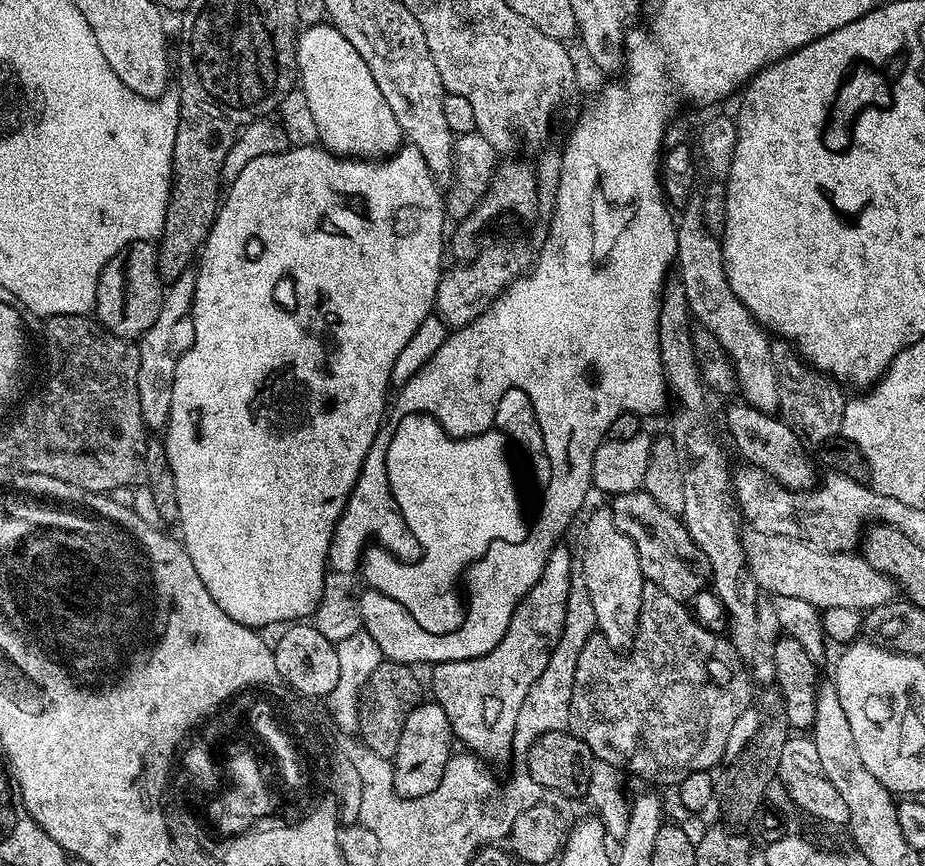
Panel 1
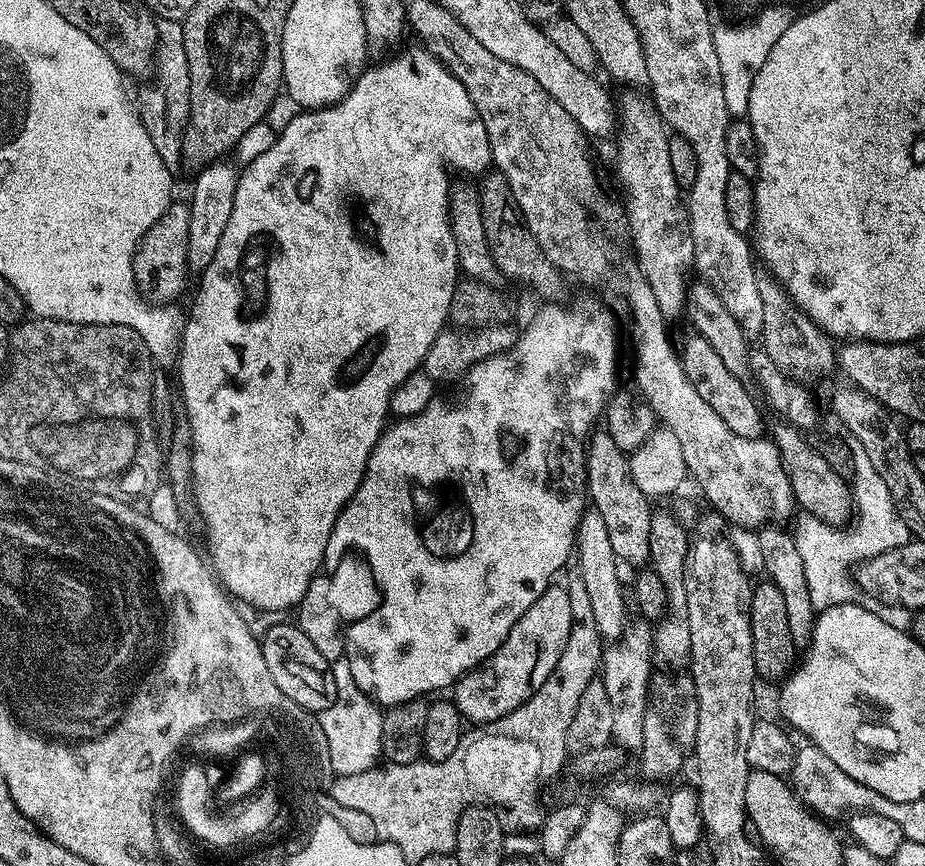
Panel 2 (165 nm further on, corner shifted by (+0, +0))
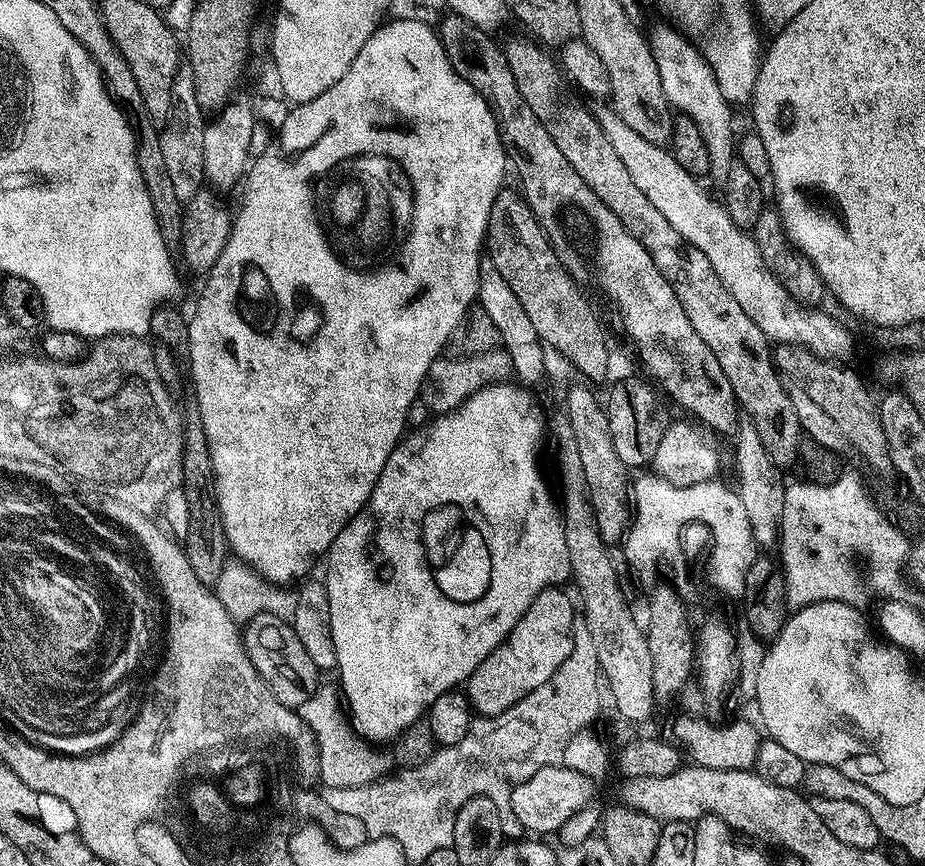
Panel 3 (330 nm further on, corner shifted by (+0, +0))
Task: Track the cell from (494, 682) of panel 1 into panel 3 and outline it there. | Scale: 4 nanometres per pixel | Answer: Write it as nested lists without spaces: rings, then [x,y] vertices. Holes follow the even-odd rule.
[[[560,586],[543,588],[530,602],[530,610],[518,618],[514,630],[487,658],[474,670],[474,674],[466,681],[466,695],[473,709],[480,716],[497,716],[514,706],[530,690],[538,690],[548,679],[570,658],[570,650],[574,646],[574,622],[578,612],[572,609],[572,600]]]

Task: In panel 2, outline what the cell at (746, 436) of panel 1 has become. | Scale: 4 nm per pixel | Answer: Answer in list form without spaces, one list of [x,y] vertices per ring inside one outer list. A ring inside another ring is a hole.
[[[695,334],[689,336],[689,340],[684,344],[684,354],[682,350],[682,363],[686,378],[690,378],[694,390],[702,394],[703,400],[710,402],[710,407],[717,412],[718,418],[722,418],[722,422],[726,422],[726,426],[730,426],[734,434],[742,434],[742,438],[763,437],[764,416],[756,405],[757,397],[748,393],[749,385],[744,385],[740,381],[743,379],[727,368],[726,362],[722,362],[722,357],[714,351],[710,342],[706,342],[706,338]]]

